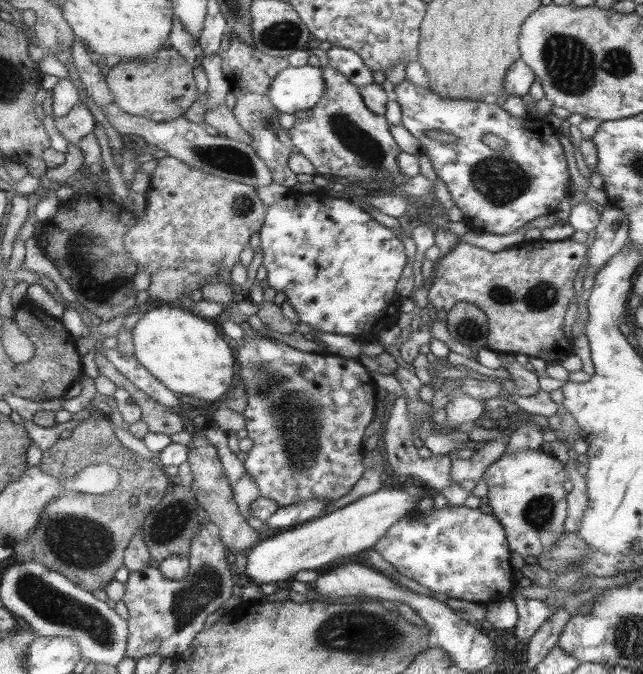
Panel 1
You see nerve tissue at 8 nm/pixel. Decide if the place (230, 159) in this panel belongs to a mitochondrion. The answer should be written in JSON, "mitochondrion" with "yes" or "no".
{"mitochondrion":"yes"}

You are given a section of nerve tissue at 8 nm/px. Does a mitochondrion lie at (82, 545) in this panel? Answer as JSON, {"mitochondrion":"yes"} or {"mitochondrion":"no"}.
{"mitochondrion":"yes"}

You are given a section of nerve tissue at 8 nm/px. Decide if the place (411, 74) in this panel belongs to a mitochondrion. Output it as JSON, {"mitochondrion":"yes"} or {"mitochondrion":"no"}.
{"mitochondrion":"no"}

